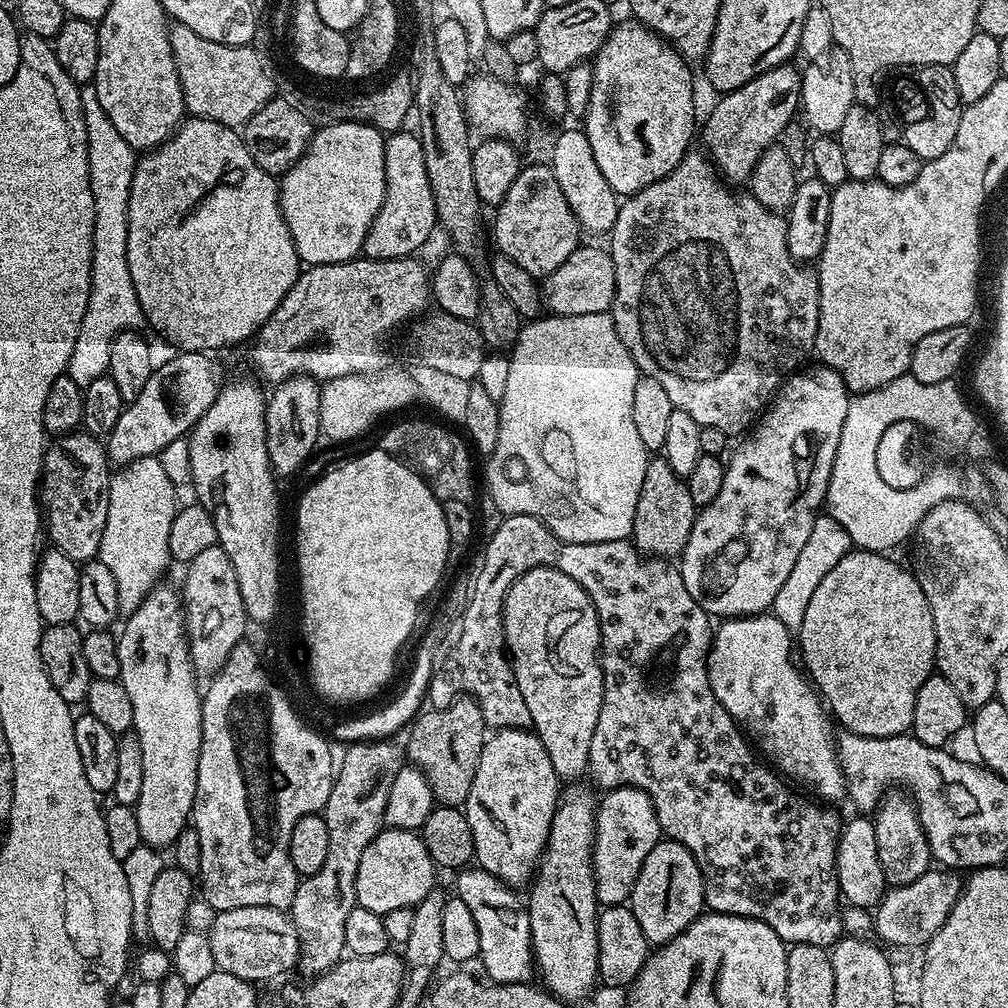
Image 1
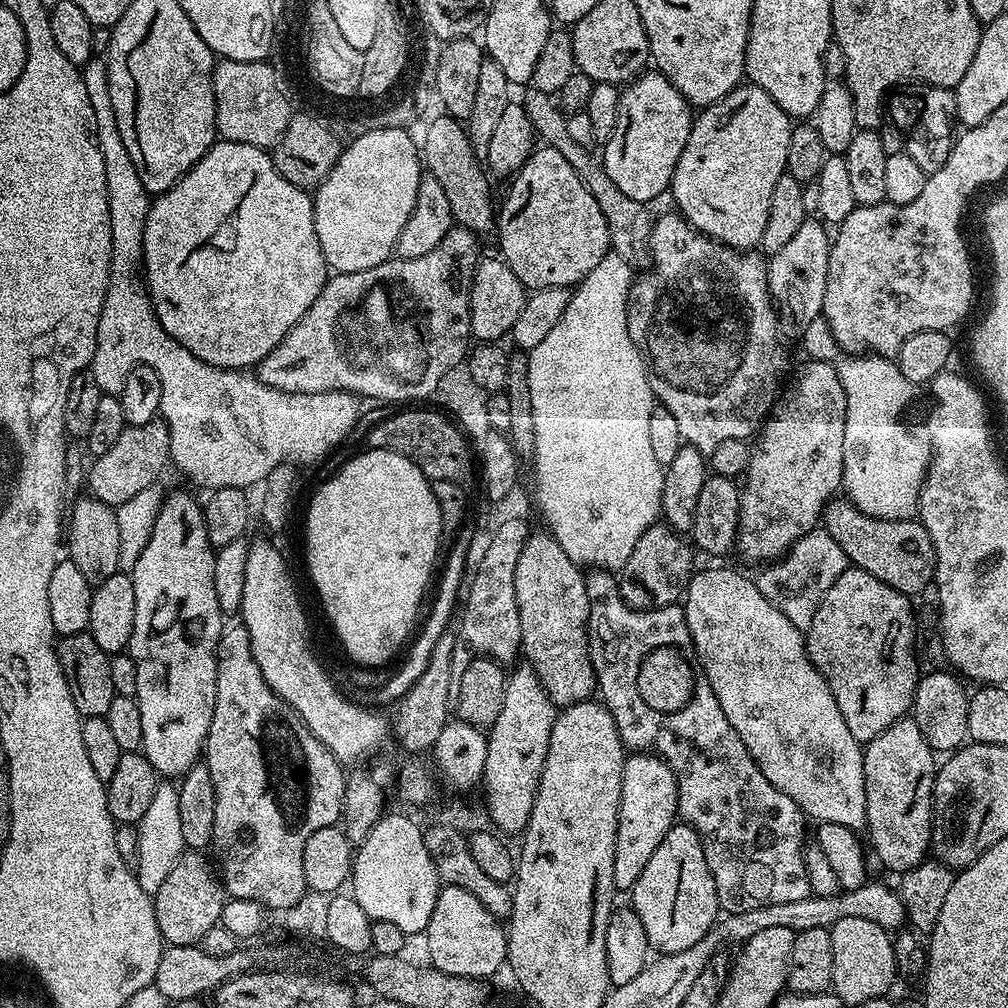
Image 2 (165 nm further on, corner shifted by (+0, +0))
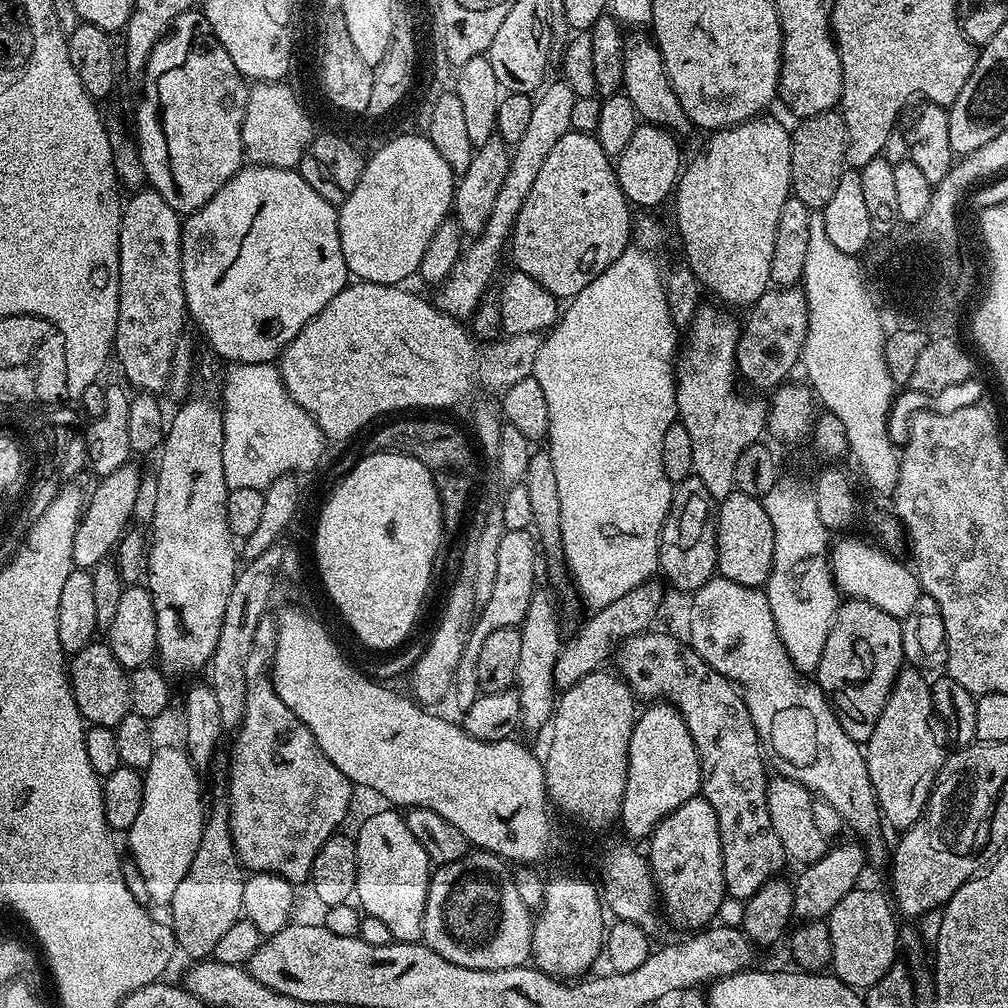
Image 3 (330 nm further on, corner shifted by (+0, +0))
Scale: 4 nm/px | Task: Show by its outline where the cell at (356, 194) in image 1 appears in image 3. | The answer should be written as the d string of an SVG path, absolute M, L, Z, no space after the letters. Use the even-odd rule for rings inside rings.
M427 135L400 136L382 145L369 157L357 186L338 208L342 254L349 273L360 282L389 286L403 285L408 282L404 280L415 277L426 254L426 246L430 246L430 238L434 238L442 222L449 219L453 211L452 197L457 183L446 158L434 150Z

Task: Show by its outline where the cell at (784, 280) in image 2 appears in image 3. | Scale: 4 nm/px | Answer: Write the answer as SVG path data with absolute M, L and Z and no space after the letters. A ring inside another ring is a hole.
M779 286L769 287L767 292L762 294L762 298L758 298L758 302L752 305L750 311L747 313L748 321L743 321L742 331L740 334L740 342L738 345L738 372L744 380L752 388L768 388L767 390L775 390L785 381L789 379L792 375L791 372L797 371L798 365L801 363L802 357L804 355L804 343L806 342L806 334L808 333L808 298L804 294L803 287L793 286L790 288L781 288Z

